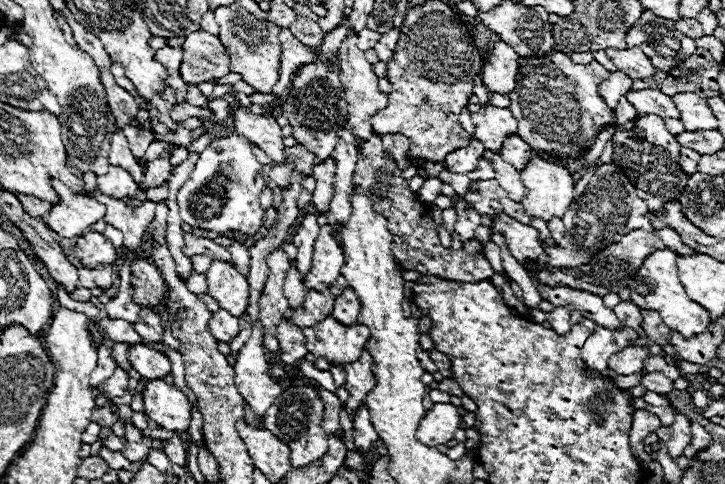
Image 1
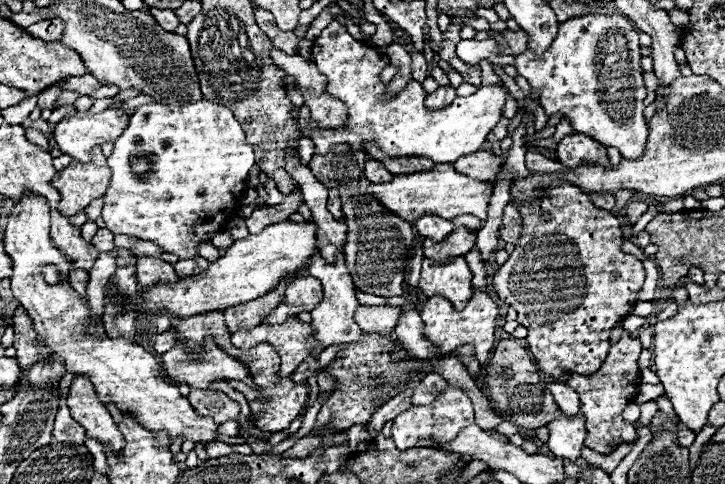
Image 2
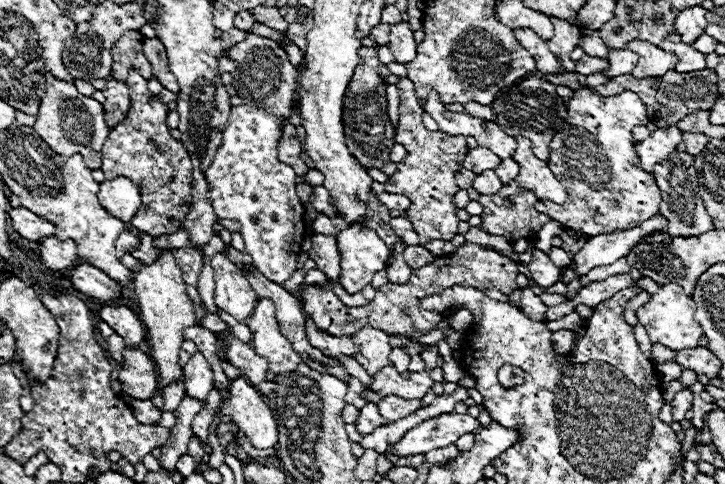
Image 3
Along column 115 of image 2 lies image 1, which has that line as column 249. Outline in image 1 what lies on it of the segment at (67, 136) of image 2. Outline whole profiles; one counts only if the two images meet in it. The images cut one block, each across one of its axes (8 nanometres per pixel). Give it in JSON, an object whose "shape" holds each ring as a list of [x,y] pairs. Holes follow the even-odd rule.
{"shape":[[[234,100],[236,110],[232,112],[234,130],[242,136],[248,136],[250,142],[258,144],[276,164],[284,162],[284,144],[282,144],[282,128],[276,124],[272,116],[260,116],[250,112],[250,108],[240,106],[238,100]]]}

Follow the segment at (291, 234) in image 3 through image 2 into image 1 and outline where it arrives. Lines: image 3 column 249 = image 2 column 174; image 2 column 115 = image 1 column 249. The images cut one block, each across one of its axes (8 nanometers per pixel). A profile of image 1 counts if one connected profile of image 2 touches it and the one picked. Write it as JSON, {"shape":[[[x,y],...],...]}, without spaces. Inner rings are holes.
{"shape":[[[238,134],[216,138],[196,162],[188,182],[178,190],[178,210],[184,224],[192,228],[228,232],[242,230],[254,234],[262,226],[264,210],[258,204],[258,194],[264,190],[264,180],[256,178],[260,162],[250,152],[250,142]]]}

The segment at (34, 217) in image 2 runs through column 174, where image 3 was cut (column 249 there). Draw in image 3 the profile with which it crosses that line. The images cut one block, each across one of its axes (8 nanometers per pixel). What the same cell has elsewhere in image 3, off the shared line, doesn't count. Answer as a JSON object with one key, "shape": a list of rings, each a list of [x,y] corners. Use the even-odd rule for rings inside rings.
{"shape":[[[244,378],[232,382],[232,398],[224,402],[222,414],[232,414],[236,426],[240,426],[258,450],[272,448],[278,442],[278,426],[272,410],[264,404],[258,390]]]}

